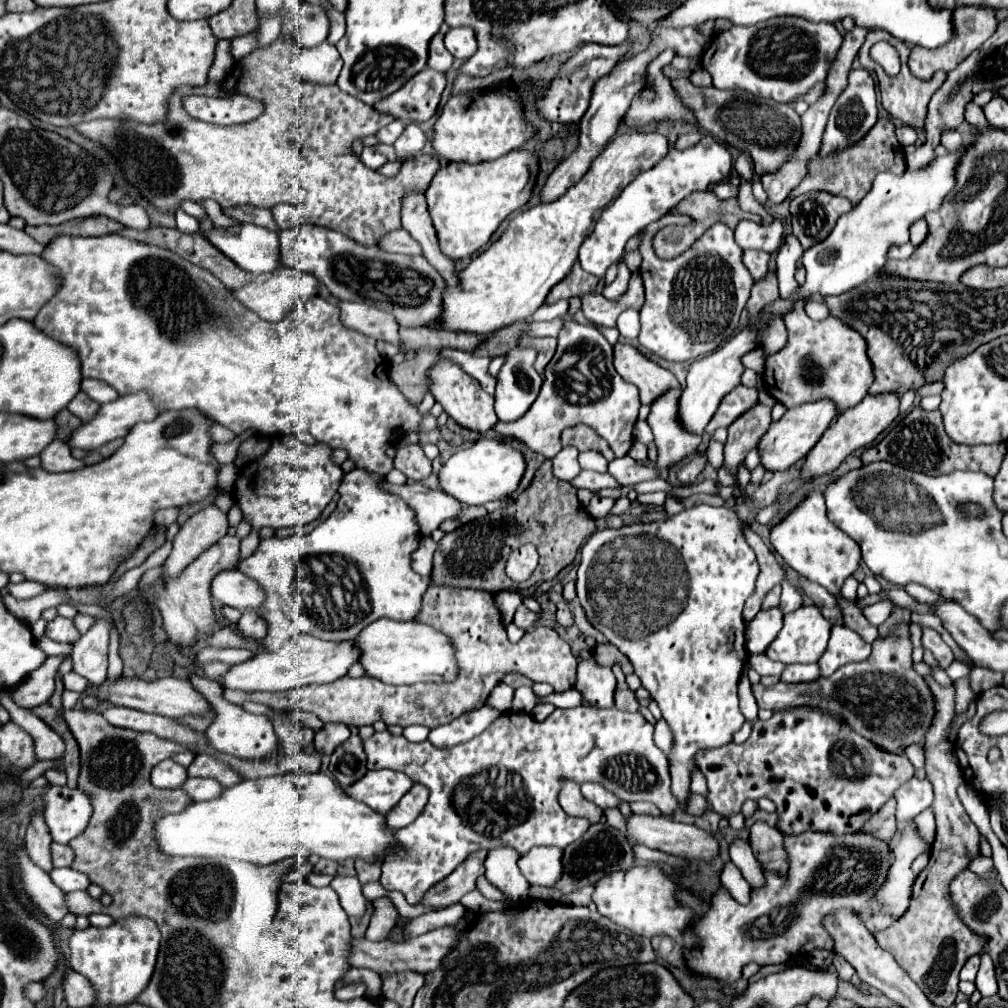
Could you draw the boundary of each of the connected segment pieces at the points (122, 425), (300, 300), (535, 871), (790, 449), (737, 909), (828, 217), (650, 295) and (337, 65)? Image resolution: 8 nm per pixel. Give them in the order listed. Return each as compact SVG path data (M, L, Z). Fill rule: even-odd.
M140 390L136 394L124 394L124 396L120 396L114 402L102 404L100 406L100 412L94 416L92 422L82 424L80 428L74 430L74 434L70 436L68 444L74 446L74 448L82 448L82 450L94 450L94 448L100 448L102 444L106 444L106 442L110 442L114 438L124 438L130 432L132 426L136 426L138 422L154 420L156 416L158 416L158 408L152 402L152 396L148 392Z
M280 266L280 268L272 270L272 272L256 276L250 284L246 284L244 288L240 288L240 290L234 292L234 296L246 308L252 308L264 320L272 320L272 322L278 322L278 320L286 318L292 308L304 306L310 298L314 298L318 294L320 294L320 282L312 274L296 272L294 268L284 268L284 266Z
M536 846L518 860L518 868L532 886L554 886L562 876L562 848Z
M820 398L814 402L800 404L796 408L788 408L786 414L778 422L770 424L770 430L758 444L760 454L762 454L762 466L766 470L778 472L778 470L786 470L792 464L796 464L798 460L802 460L814 448L814 444L822 438L822 434L826 432L826 428L830 426L830 422L836 416L838 416L838 408L830 398Z
M800 832L784 836L784 850L788 854L788 872L780 876L774 870L764 872L764 886L750 890L750 902L738 904L726 888L718 888L712 896L712 906L702 922L702 950L688 952L688 968L700 976L714 976L722 982L736 982L742 976L742 966L748 962L764 964L782 964L790 958L800 956L806 946L808 954L812 950L832 950L834 938L824 926L824 918L834 914L840 908L854 912L858 918L866 920L880 910L876 892L886 882L890 872L890 842L880 840L868 832L850 832L850 834L830 834L830 832Z
M808 192L804 196L798 196L790 202L794 236L806 250L824 240L832 232L836 220L850 208L852 202L828 192Z
M666 214L642 232L640 276L646 288L646 302L640 310L640 346L670 362L684 362L714 352L724 340L736 334L740 314L750 298L754 278L742 262L742 248L734 242L734 230L718 222L708 228L690 250L672 260L662 260L652 248L654 236L668 224L688 222L684 216Z
M328 40L326 44L318 44L316 48L302 48L292 64L296 68L296 78L300 82L312 82L322 86L334 84L342 70L340 54Z

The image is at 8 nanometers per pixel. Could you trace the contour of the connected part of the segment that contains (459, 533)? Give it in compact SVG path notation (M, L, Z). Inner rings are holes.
M546 460L536 472L530 488L522 492L514 504L476 520L472 526L460 526L438 542L438 550L434 554L432 584L486 588L488 592L500 592L506 588L524 590L540 580L552 580L562 568L566 568L594 530L596 522L580 504L576 488L556 480L552 474L552 462ZM528 542L536 546L540 562L528 582L516 584L504 574L504 566L510 552Z

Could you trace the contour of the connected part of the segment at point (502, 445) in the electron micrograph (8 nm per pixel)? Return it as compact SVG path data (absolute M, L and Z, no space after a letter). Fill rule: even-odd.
M482 436L472 448L456 452L440 470L440 490L448 492L450 496L456 496L462 504L486 504L492 500L500 500L502 496L512 494L526 470L524 454L516 448L512 448L510 442L494 436Z

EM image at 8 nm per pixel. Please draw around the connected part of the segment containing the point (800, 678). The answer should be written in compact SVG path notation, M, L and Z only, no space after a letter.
M788 664L780 676L782 682L810 682L820 676L818 664Z

